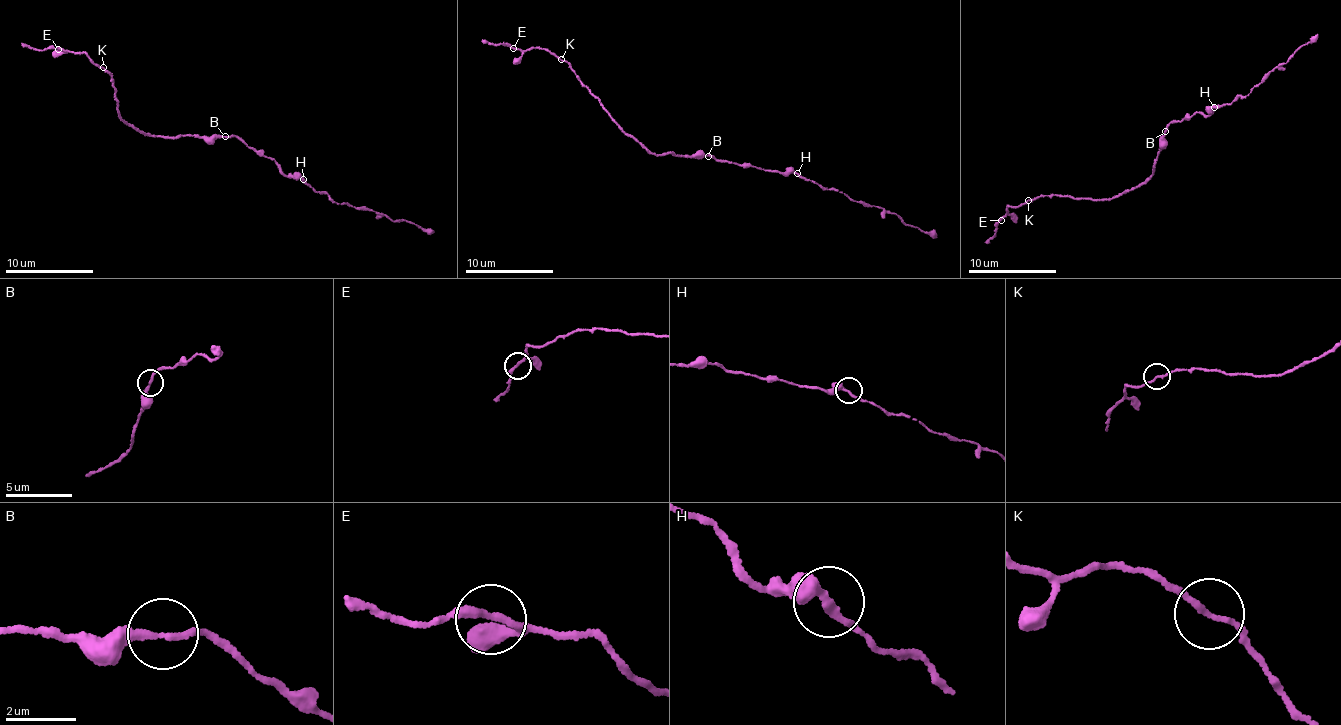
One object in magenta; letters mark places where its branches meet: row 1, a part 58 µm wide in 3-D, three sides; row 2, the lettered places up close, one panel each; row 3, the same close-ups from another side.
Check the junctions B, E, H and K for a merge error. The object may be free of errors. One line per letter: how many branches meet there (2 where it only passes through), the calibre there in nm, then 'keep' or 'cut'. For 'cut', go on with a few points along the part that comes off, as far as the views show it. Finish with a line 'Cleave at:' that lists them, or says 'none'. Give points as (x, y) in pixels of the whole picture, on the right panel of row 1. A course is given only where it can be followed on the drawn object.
B: 2 branches meet; 190 nm thick; keep
E: 2 branches meet; 220 nm thick; keep
H: 2 branches meet; 240 nm thick; keep
K: 2 branches meet; 140 nm thick; keep
Cleave at: none

